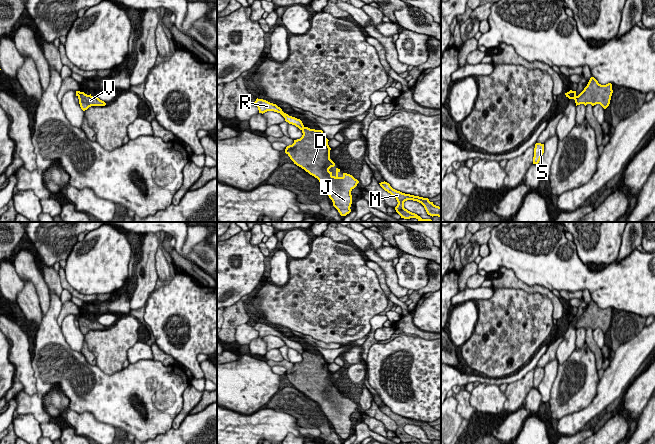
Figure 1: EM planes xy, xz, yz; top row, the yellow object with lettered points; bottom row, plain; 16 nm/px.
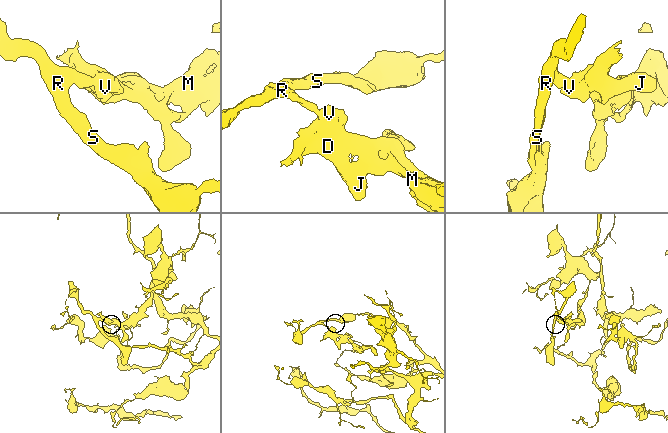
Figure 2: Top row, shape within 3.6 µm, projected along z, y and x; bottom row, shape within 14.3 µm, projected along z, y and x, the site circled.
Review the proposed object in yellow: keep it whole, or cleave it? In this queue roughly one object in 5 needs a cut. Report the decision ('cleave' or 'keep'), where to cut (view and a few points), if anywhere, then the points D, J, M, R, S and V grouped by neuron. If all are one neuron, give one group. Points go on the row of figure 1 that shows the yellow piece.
cleave; cut xz (304, 127), (302, 130); groups D J M V / R S

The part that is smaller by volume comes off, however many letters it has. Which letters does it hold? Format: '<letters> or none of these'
D, J, M, V

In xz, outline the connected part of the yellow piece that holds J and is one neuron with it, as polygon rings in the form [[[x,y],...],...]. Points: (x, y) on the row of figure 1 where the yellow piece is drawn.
[[[304,127],[302,133],[300,139],[294,140],[292,145],[286,147],[285,153],[294,164],[319,180],[332,200],[333,206],[341,216],[346,216],[351,212],[351,191],[359,181],[347,173],[343,173],[343,176],[339,177],[340,169],[338,168],[336,168],[335,176],[329,171],[331,167],[335,166],[335,163],[330,159],[329,140],[322,130]]]

